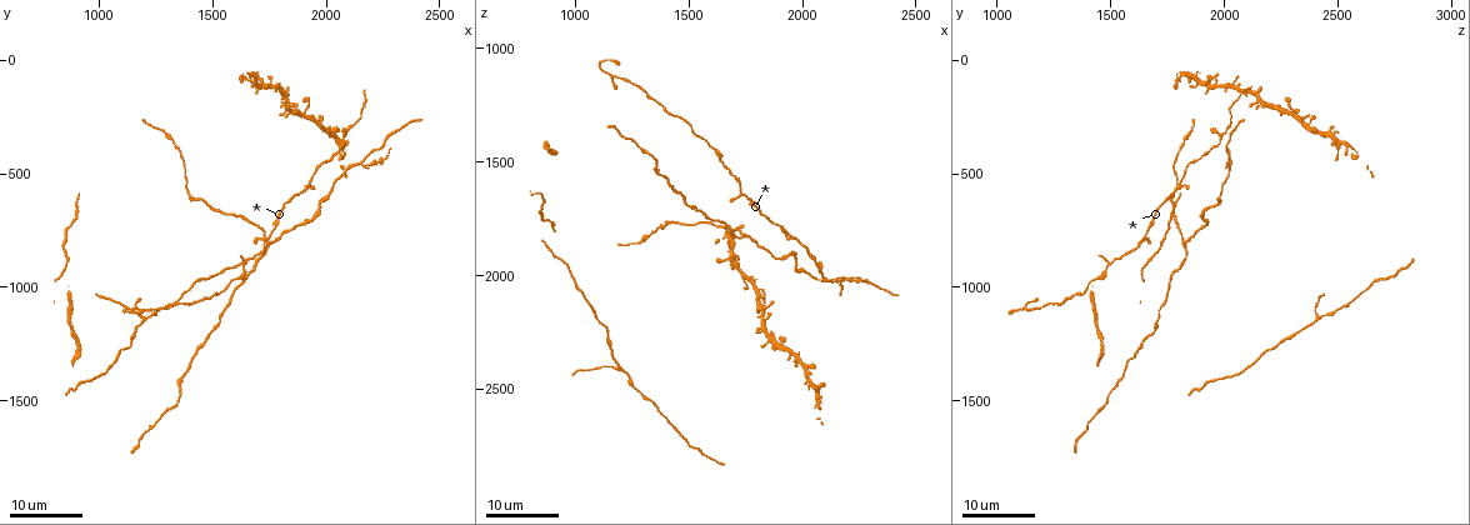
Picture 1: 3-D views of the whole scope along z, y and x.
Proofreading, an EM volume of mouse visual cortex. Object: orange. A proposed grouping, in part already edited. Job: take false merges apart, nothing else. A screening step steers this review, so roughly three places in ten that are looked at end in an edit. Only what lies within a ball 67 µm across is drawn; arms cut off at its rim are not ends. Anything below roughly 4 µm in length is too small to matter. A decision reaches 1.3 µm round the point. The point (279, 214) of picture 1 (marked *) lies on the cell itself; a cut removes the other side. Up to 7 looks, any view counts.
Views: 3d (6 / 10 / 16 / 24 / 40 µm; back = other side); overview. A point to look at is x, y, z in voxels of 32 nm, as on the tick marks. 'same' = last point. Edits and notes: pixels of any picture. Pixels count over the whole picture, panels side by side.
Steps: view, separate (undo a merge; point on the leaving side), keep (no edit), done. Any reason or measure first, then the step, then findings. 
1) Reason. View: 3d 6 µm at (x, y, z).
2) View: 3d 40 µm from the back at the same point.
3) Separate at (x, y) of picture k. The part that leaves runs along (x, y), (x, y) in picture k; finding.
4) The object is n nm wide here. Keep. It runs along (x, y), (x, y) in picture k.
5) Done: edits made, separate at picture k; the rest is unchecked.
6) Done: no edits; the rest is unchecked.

A fork. View: 3d 16 µm at (1190, 1120, 2410).

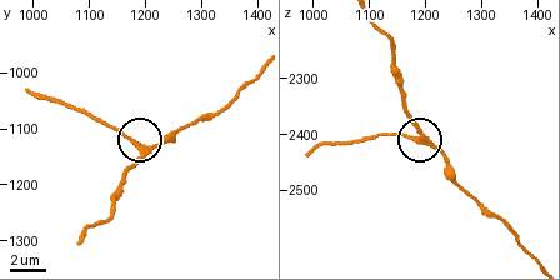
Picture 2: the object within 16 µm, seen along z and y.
View: 3d 10 µm at (1195, 1130, 2410).

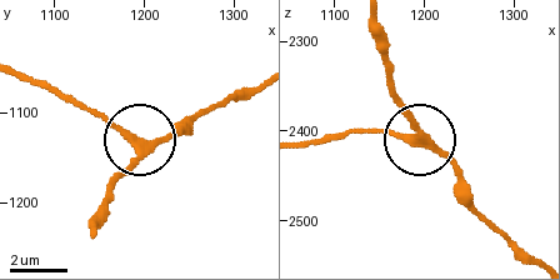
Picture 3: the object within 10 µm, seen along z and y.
The object is 260 nm wide here. Keep. It runs along (374, 25), (390, 96), (414, 138), (355, 133) in picture 3; all the same cell.

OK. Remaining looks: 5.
Three-way junction. View: 3d 24 µm at (1750, 810, 1810).

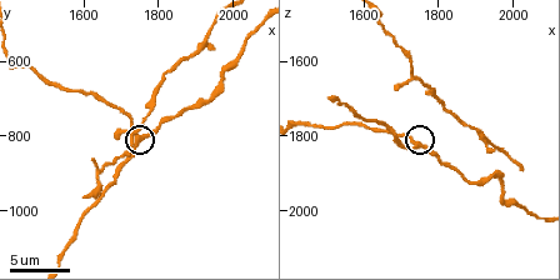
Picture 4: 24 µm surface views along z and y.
Zoom in. View: 3d 10 µm at (1750, 800, 1830).

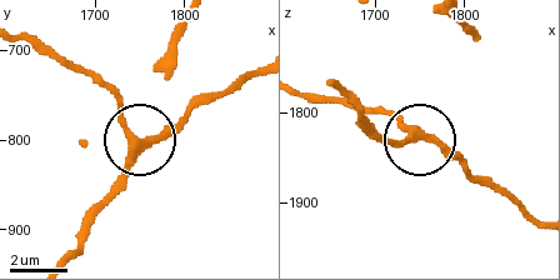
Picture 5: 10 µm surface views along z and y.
The side arm is 42 µm long; 3 arms meet here. Keep. One cell here.

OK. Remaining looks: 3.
Side arm on a straight run. View: 3d 16 µm at (2160, 460, 2020).

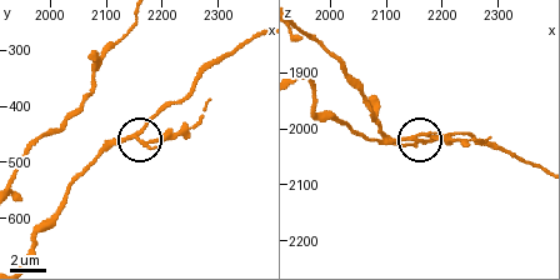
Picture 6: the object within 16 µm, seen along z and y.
View: 3d 10 µm at (2160, 460, 2015).

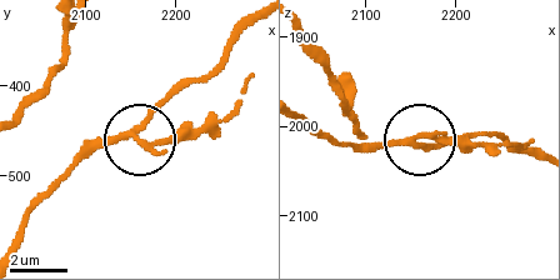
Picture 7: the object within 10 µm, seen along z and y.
Separate at (170, 140) of picture 7. The part that leaves runs along (128, 134), (175, 141), (204, 131), (251, 79) in picture 7; two cells meet here.

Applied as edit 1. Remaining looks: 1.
Done: edits made, separate at picture 7; the rest is unchecked.

